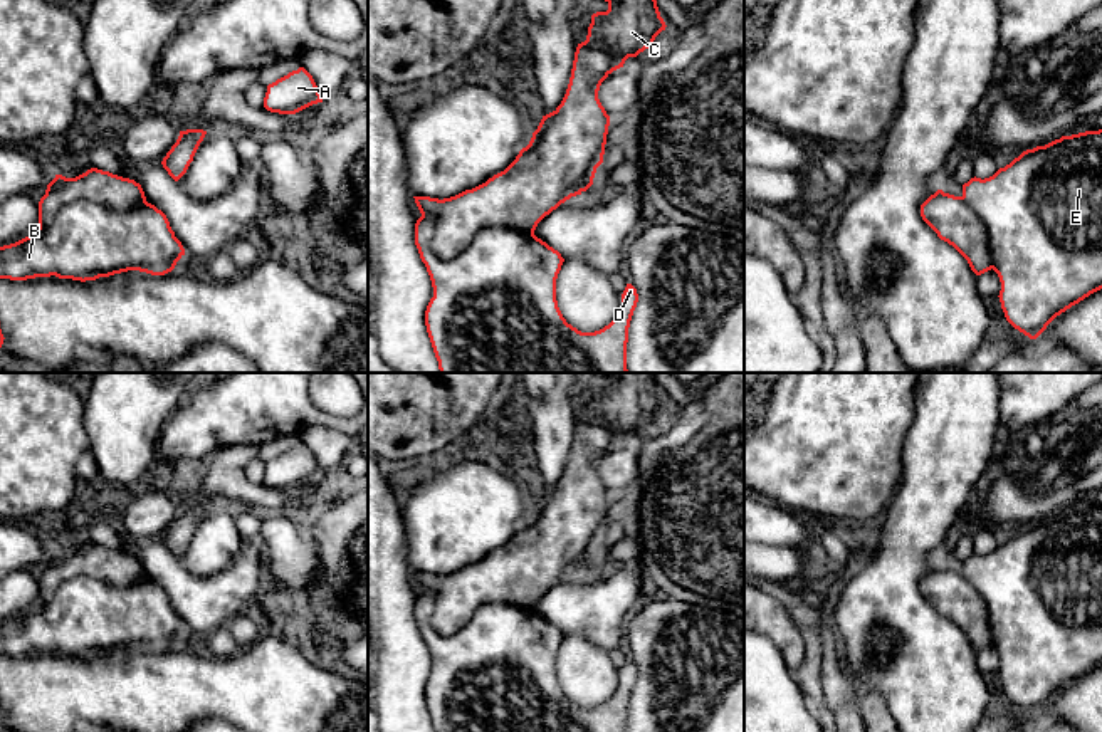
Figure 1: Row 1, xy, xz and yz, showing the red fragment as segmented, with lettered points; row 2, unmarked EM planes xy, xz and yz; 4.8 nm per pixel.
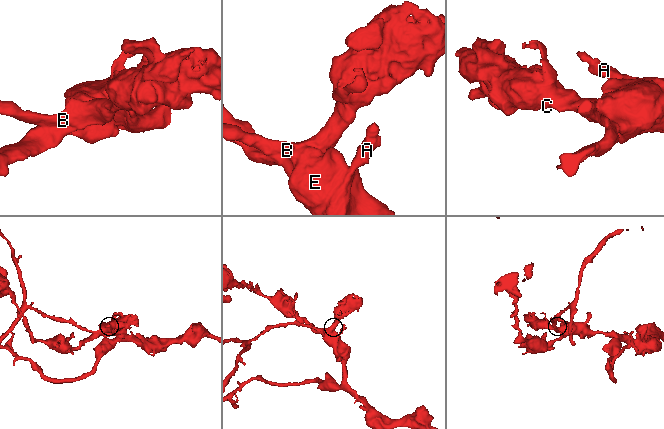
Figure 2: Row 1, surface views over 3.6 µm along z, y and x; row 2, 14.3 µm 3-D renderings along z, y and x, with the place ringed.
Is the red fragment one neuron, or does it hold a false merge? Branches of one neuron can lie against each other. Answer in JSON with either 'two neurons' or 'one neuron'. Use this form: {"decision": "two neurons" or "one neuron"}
{"decision": "two neurons"}

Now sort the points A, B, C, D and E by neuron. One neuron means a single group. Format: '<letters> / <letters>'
A D E / B C

